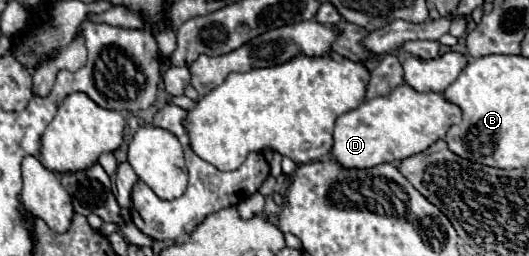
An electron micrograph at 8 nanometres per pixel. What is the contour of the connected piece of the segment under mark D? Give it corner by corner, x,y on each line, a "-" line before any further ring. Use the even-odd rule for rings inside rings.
398,85
388,95
364,101
354,111
338,117
332,155
344,169
370,169
380,163
400,163
442,139
452,125
460,123
460,119
460,109
448,103
442,95
418,93
412,87

